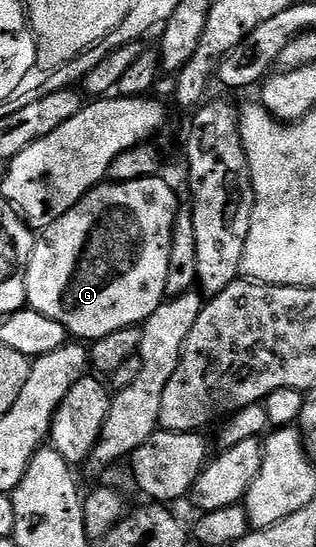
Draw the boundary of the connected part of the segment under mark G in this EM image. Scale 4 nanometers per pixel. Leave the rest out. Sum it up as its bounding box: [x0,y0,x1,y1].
[25,176,180,340]

